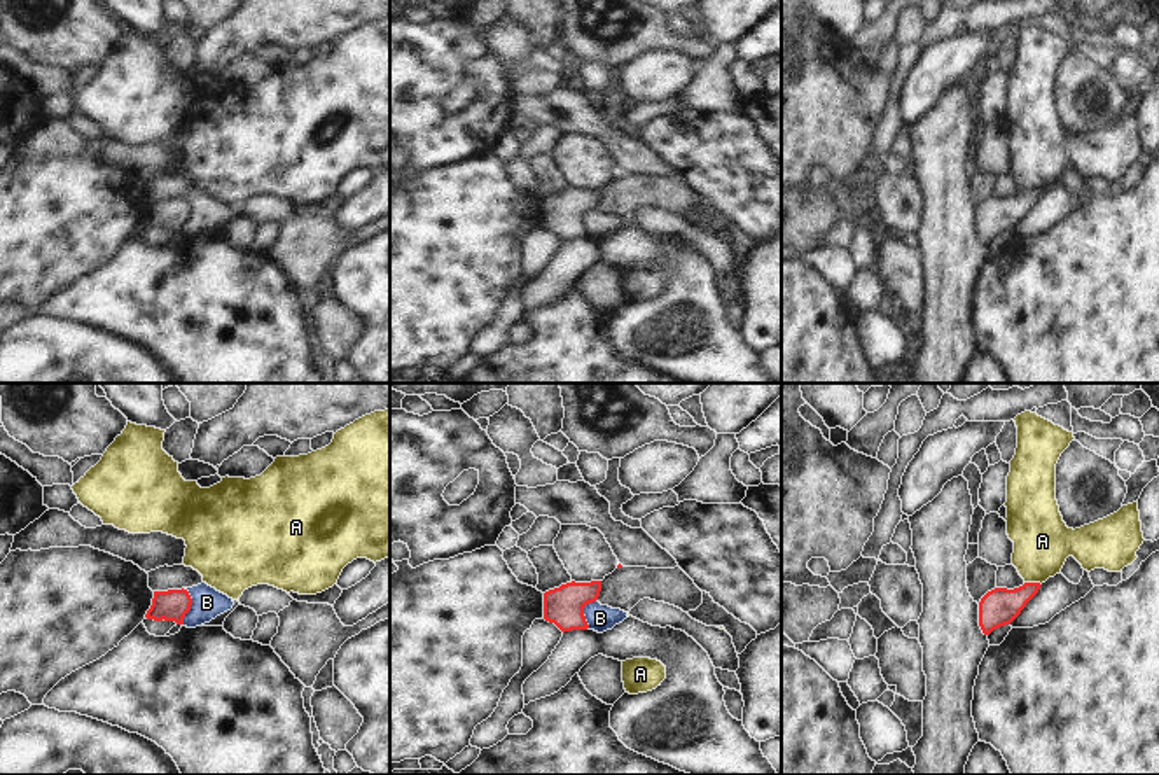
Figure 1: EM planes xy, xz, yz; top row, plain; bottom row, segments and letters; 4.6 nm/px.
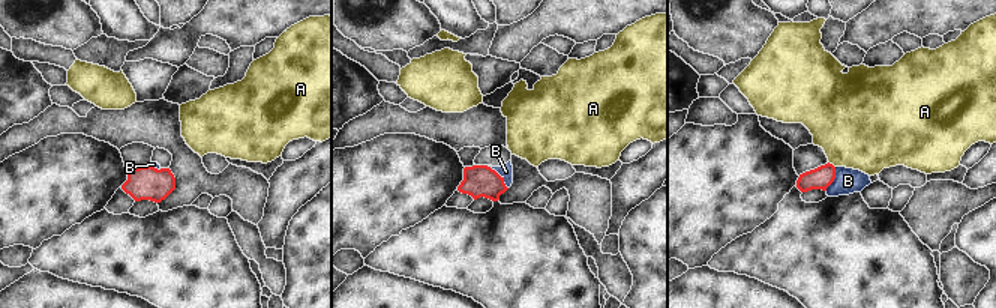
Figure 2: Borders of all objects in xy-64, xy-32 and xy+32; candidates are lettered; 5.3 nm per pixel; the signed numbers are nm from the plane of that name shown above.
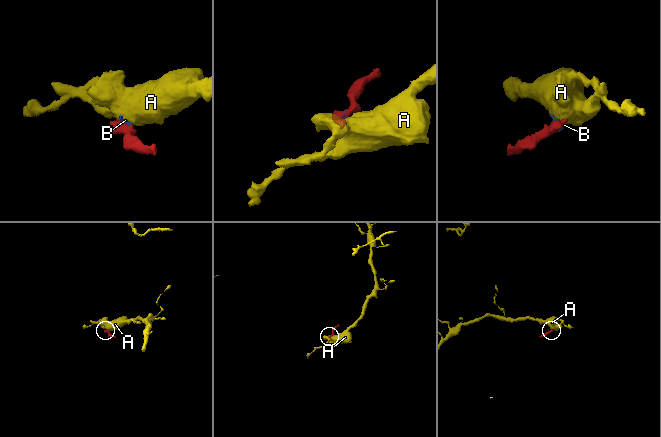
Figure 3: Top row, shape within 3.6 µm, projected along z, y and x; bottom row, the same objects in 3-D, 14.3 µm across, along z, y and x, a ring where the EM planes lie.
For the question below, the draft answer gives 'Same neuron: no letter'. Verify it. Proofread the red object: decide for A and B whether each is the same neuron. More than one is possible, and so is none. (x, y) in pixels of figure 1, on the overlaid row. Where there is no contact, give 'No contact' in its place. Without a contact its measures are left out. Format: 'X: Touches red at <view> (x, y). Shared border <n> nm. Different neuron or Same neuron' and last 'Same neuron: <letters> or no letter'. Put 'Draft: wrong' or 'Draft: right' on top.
Draft: right
A: Touches red at yz (1034, 583). Shared border 80 nm. Different neuron
B: Touches red at xy (189, 607). Shared border 180 nm. Different neuron
Same neuron: no letter.

